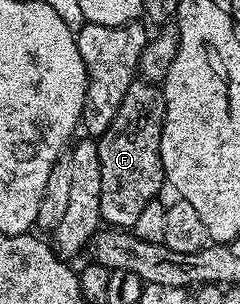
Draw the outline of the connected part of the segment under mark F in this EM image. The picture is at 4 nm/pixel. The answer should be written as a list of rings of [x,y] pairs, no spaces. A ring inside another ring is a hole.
[[[136,80],[129,84],[129,92],[125,92],[125,100],[121,100],[117,116],[113,116],[113,124],[109,124],[107,131],[97,139],[101,156],[101,216],[108,227],[133,228],[145,204],[160,197],[159,189],[164,189],[165,186],[161,164],[161,132],[165,124],[166,111],[167,101],[162,89],[154,82]]]

